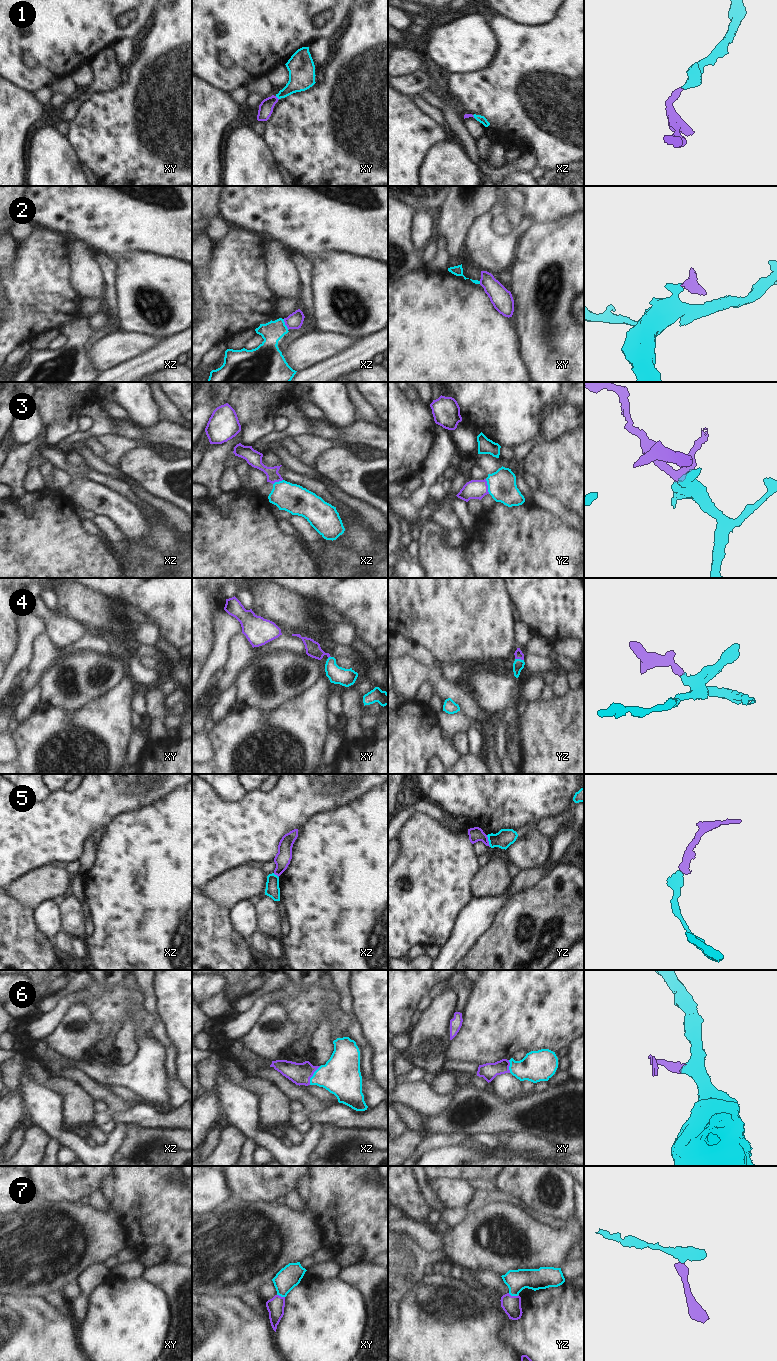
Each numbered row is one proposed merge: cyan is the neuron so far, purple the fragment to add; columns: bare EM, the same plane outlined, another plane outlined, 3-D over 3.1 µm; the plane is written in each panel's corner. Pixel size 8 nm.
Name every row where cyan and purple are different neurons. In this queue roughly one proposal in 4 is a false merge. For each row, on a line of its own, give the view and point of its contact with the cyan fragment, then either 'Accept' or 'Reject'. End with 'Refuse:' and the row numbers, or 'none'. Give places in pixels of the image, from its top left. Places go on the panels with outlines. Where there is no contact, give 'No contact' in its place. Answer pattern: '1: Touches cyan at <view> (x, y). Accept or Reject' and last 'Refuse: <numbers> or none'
1: Touches cyan at xy (277, 97). Accept
2: Touches cyan at xz (284, 324). Reject
3: Touches cyan at yz (488, 486). Accept
4: Touches cyan at yz (519, 659). Accept
5: Touches cyan at yz (489, 841). Reject
6: Touches cyan at xz (313, 1075). Accept
7: Touches cyan at yz (513, 1295). Accept
Refuse: 2, 5

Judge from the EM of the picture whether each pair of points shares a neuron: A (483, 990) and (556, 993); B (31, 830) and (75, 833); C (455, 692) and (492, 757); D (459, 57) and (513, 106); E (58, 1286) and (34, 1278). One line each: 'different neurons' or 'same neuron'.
A: same neuron
B: same neuron
C: same neuron
D: different neurons
E: same neuron

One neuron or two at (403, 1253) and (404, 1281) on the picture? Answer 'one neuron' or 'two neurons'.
one neuron

